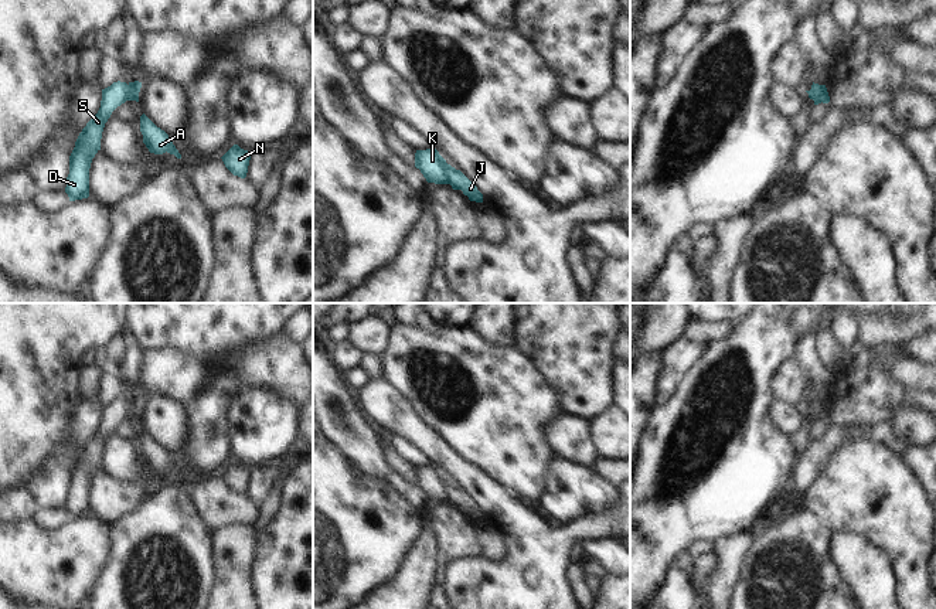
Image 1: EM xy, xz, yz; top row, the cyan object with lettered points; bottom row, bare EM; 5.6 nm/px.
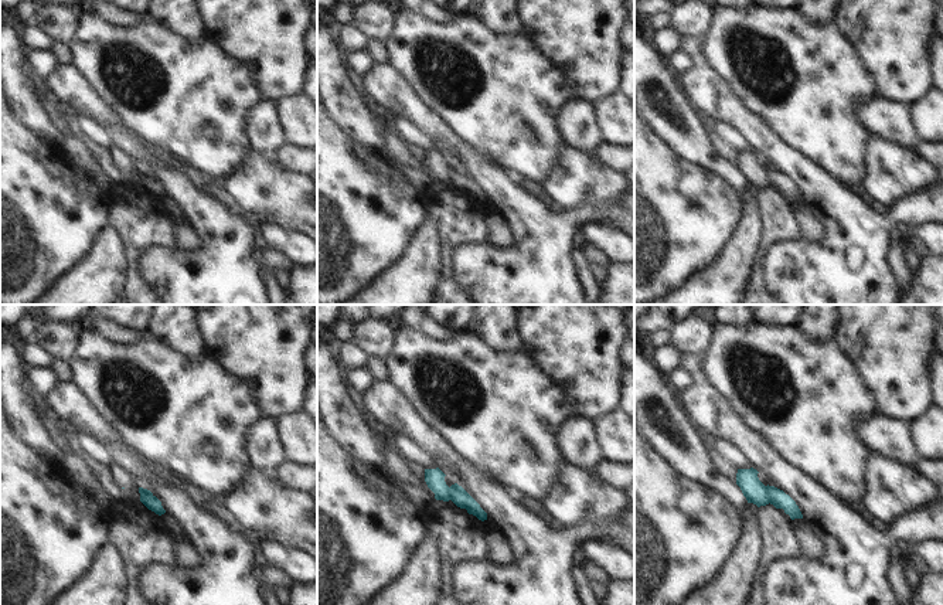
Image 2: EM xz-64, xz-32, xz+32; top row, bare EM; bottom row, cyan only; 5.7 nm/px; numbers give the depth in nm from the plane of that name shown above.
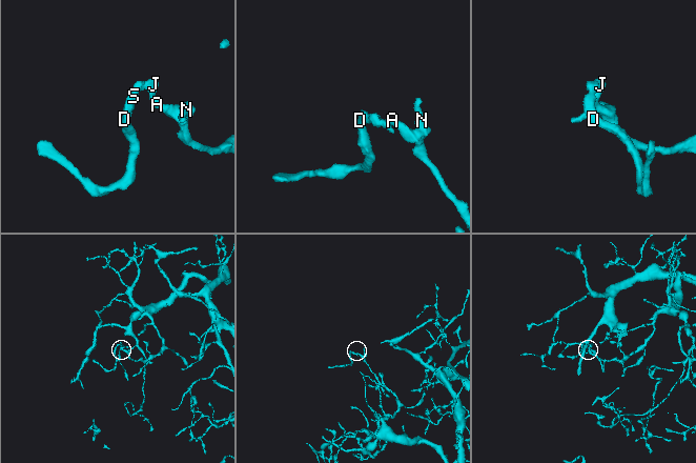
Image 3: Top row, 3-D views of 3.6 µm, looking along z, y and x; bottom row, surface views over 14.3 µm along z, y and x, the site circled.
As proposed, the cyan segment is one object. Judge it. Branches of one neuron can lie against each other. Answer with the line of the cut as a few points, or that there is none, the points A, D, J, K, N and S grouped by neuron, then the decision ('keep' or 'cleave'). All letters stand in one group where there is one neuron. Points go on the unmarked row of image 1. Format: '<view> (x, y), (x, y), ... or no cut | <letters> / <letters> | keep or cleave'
xz (446, 480), (448, 500) | A J N / D K S | cleave

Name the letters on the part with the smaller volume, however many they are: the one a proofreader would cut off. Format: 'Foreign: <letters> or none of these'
Foreign: D, K, S

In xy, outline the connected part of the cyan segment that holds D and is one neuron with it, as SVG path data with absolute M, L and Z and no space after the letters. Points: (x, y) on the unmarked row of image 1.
M118 398L102 406L101 425L79 450L69 473L69 491L65 504L69 518L89 514L89 486L92 476L101 467L105 440L112 429L126 418L129 418L126 399Z

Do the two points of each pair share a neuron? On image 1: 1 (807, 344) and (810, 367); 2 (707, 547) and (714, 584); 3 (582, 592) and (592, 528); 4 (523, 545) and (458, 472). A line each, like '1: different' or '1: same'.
1: same
2: different
3: different
4: same

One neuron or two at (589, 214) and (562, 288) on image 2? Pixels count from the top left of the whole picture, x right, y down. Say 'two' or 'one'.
one

